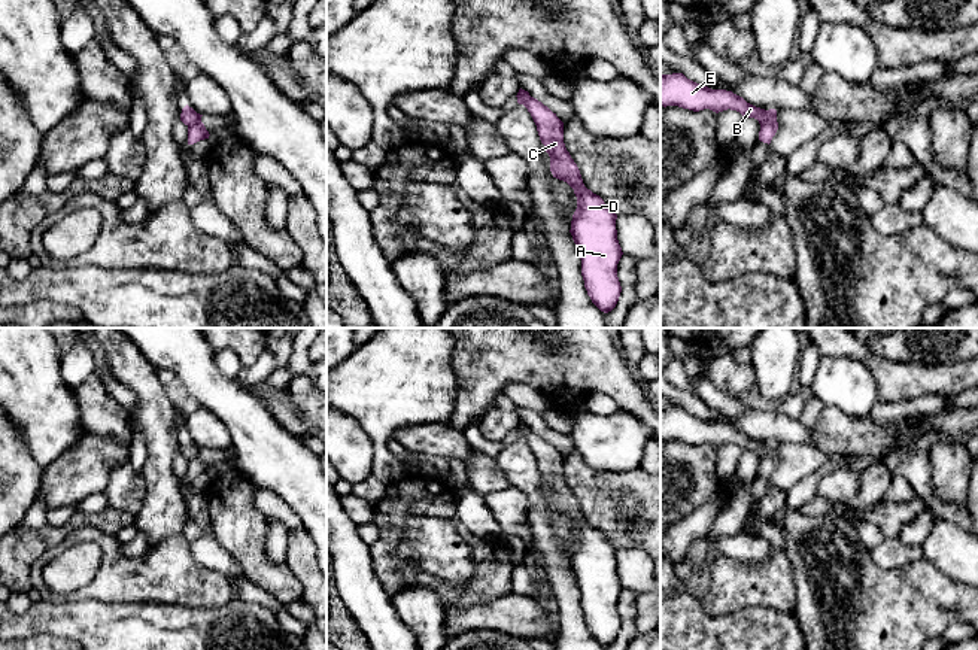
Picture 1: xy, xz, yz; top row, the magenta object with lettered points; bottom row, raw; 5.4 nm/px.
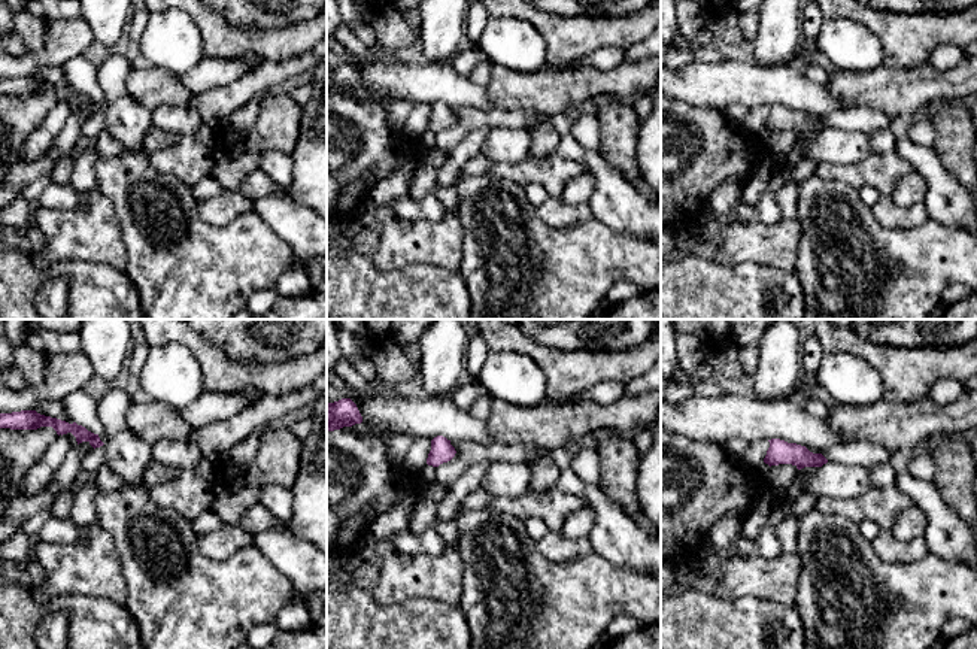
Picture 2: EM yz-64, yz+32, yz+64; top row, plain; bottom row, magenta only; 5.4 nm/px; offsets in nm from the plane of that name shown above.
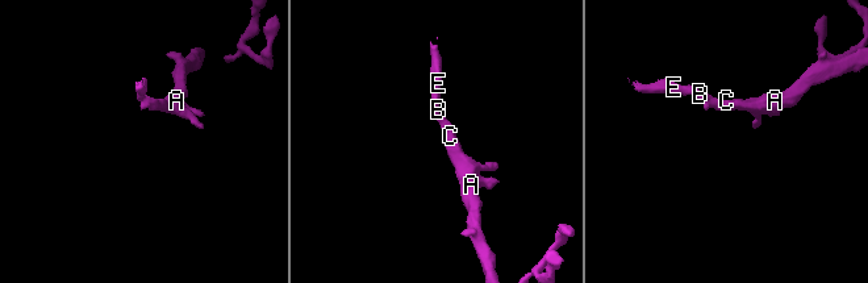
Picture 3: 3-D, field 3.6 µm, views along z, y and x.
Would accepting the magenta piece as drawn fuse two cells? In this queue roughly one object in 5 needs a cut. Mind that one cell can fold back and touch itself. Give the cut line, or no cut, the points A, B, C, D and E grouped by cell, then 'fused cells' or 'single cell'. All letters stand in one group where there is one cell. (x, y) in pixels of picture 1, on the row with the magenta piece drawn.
yz (768, 111), (768, 118), (761, 125) | A C D / B E | fused cells

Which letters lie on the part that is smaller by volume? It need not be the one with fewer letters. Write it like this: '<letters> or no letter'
B, E

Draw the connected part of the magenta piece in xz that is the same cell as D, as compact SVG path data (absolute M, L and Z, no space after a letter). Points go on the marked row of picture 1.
M528 97L541 143L550 157L553 177L567 182L577 197L571 236L581 259L581 276L592 303L604 313L611 312L620 297L617 264L623 255L617 240L616 219L604 200L587 189L580 170L564 143L564 122L547 106Z

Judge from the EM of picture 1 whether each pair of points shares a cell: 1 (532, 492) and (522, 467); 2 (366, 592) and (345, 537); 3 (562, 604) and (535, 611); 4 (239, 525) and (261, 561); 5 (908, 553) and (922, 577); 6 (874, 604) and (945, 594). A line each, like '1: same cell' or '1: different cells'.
1: same cell
2: same cell
3: different cells
4: same cell
5: different cells
6: same cell

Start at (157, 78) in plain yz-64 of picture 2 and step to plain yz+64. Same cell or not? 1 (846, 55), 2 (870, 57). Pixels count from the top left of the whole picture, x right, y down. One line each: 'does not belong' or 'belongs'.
1: does not belong
2: does not belong

